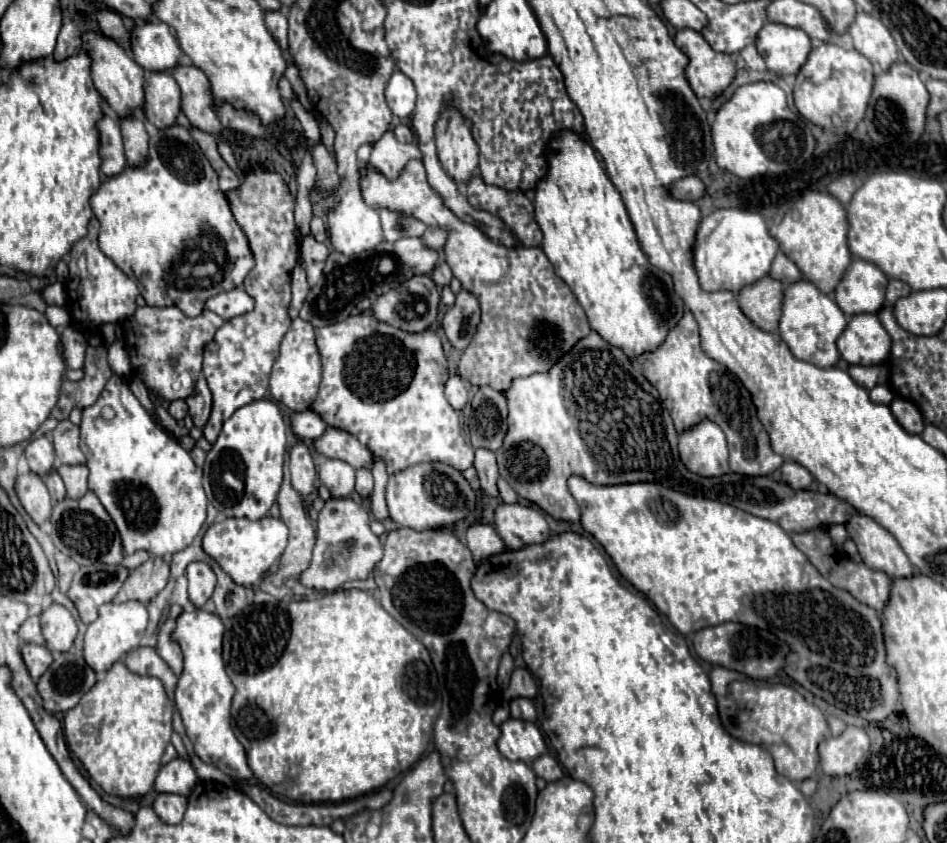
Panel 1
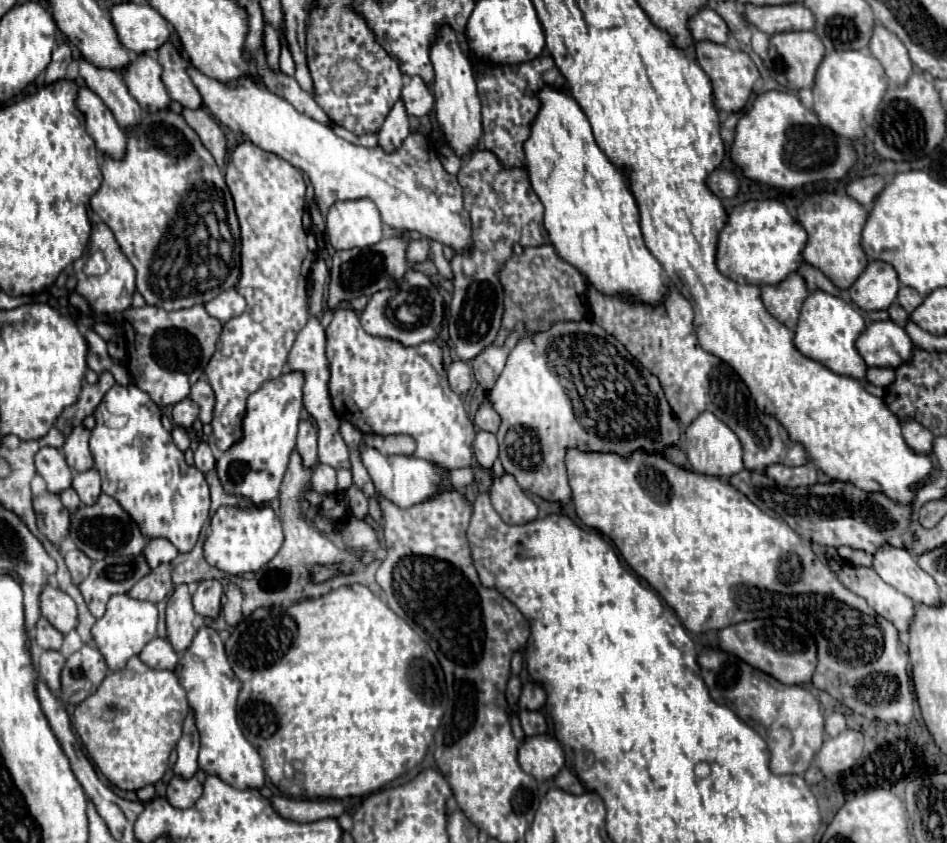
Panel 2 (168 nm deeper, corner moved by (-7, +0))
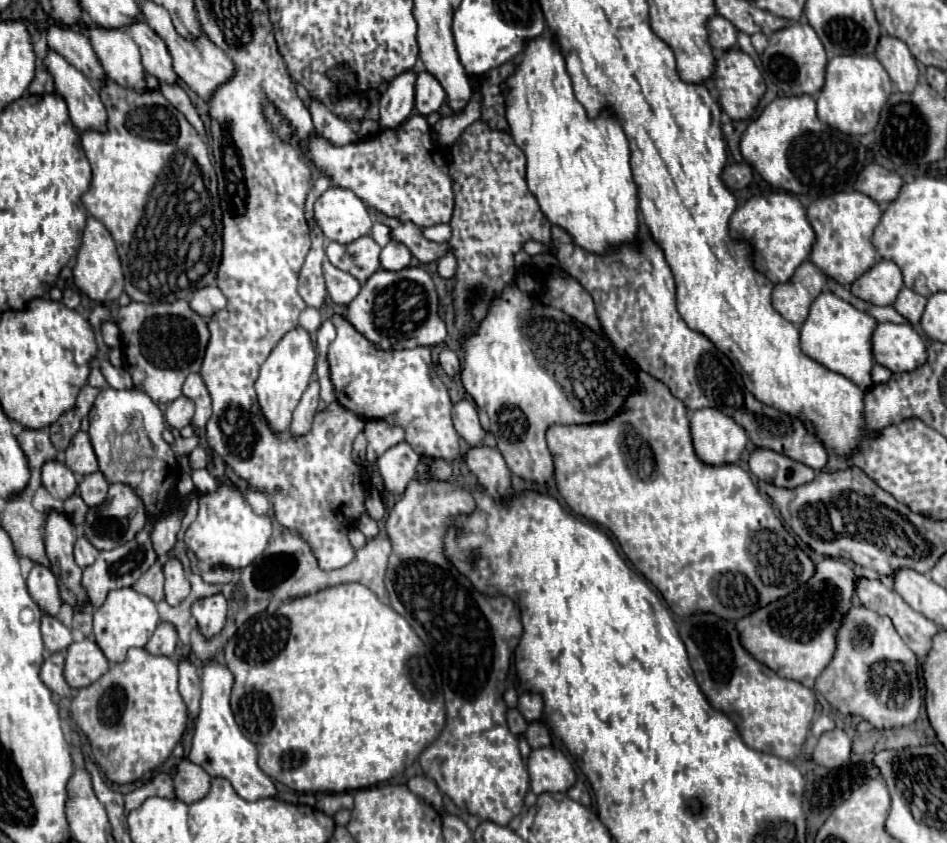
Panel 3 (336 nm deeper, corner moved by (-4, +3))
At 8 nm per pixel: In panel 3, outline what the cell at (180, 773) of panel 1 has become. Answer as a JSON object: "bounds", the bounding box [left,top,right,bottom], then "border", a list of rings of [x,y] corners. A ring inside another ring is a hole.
{"bounds":[179,660,201,728],"border":[[[183,660],[179,664],[179,692],[185,700],[187,712],[189,712],[189,728],[193,728],[197,714],[199,714],[199,700],[201,700],[201,682],[199,682],[199,670]]]}

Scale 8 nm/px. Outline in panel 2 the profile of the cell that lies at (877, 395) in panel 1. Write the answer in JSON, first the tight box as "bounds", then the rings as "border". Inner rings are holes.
{"bounds":[794,293,886,398],"border":[[[812,293],[808,295],[808,299],[804,301],[804,307],[800,311],[800,319],[798,319],[798,327],[796,327],[796,337],[794,337],[794,345],[798,347],[798,351],[822,365],[826,365],[830,371],[844,375],[844,377],[854,377],[862,383],[866,383],[866,389],[874,395],[883,398],[886,390],[880,387],[874,387],[866,381],[866,363],[860,357],[858,349],[856,349],[856,339],[860,337],[860,333],[866,329],[866,321],[862,319],[862,315],[850,307],[844,299],[838,299],[830,293]]]}

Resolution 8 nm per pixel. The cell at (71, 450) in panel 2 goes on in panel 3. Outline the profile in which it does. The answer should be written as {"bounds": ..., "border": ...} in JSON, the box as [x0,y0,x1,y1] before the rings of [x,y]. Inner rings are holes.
{"bounds":[65,432,97,476],"border":[[[77,432],[75,438],[71,440],[71,446],[65,450],[65,464],[71,468],[77,476],[85,476],[91,472],[97,472],[97,458],[93,452],[93,446],[89,442],[87,432]]]}

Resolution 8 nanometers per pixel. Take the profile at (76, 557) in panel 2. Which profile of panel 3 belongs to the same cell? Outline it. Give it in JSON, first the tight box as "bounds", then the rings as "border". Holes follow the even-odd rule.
{"bounds":[75,536,99,568],"border":[[[79,536],[79,538],[77,538],[77,542],[75,542],[75,560],[77,560],[77,564],[79,564],[81,568],[91,566],[91,562],[95,562],[97,554],[99,554],[99,552],[87,542],[85,536]]]}

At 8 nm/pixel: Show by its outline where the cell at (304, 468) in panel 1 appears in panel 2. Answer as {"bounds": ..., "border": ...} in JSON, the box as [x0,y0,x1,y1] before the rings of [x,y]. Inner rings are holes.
{"bounds":[296,419,318,465],"border":[[[302,419],[300,429],[298,429],[296,447],[302,453],[302,459],[306,461],[306,465],[314,465],[318,459],[316,441],[318,441],[318,429],[314,427],[314,423],[310,419]]]}

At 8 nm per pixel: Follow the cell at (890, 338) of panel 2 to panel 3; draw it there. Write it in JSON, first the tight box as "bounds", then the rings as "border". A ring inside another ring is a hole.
{"bounds":[871,324,927,372],"border":[[[877,324],[871,346],[875,362],[891,372],[909,372],[927,360],[927,344],[911,324]]]}

